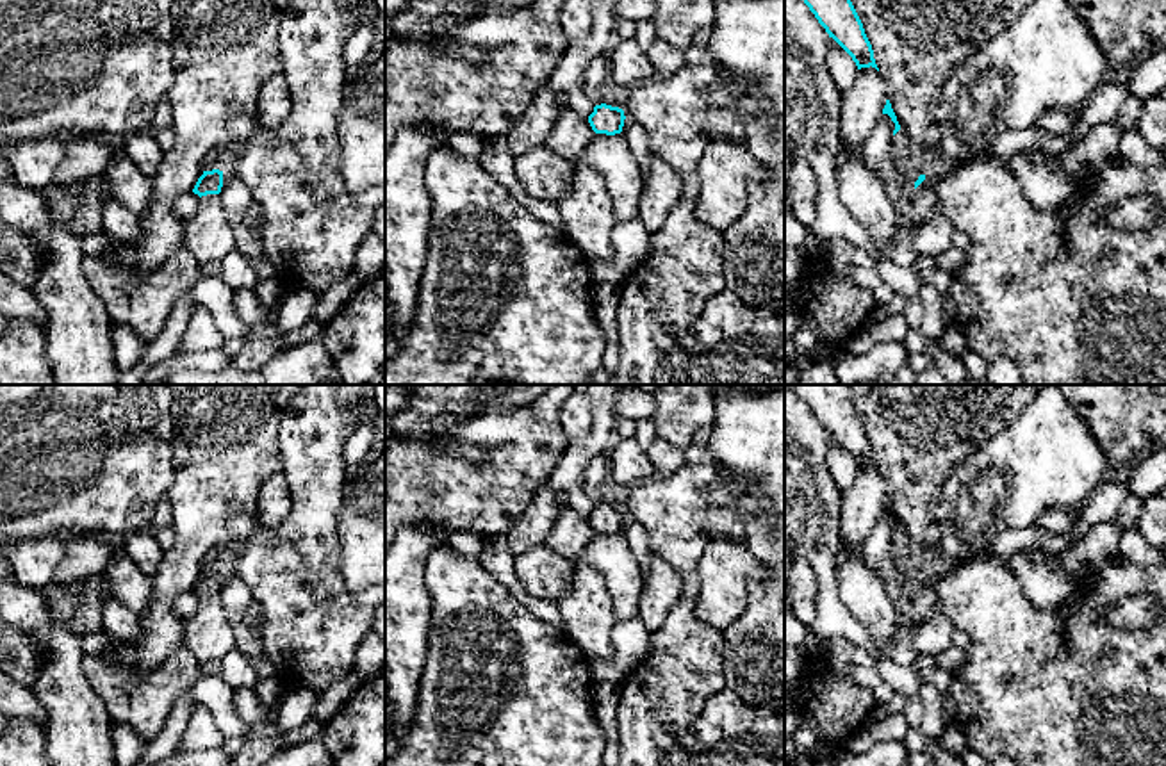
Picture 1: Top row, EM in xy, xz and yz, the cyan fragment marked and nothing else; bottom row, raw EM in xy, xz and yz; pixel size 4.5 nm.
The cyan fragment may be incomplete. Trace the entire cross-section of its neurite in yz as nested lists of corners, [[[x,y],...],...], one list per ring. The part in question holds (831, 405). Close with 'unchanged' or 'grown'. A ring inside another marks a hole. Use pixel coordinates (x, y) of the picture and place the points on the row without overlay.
[[[793,385],[818,422],[861,467],[877,467],[872,444],[850,401],[849,385]]] | unchanged

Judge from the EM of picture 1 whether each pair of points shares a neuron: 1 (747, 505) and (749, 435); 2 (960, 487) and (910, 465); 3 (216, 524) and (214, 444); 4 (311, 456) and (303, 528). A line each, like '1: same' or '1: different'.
1: same
2: different
3: same
4: same

